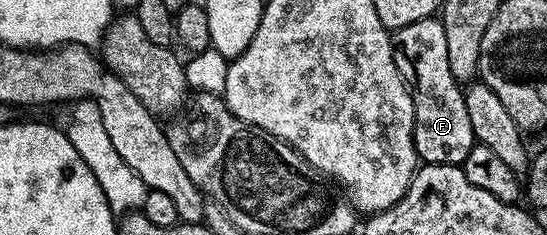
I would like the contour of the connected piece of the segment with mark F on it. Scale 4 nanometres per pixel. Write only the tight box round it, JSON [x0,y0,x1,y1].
[393,16,475,165]

